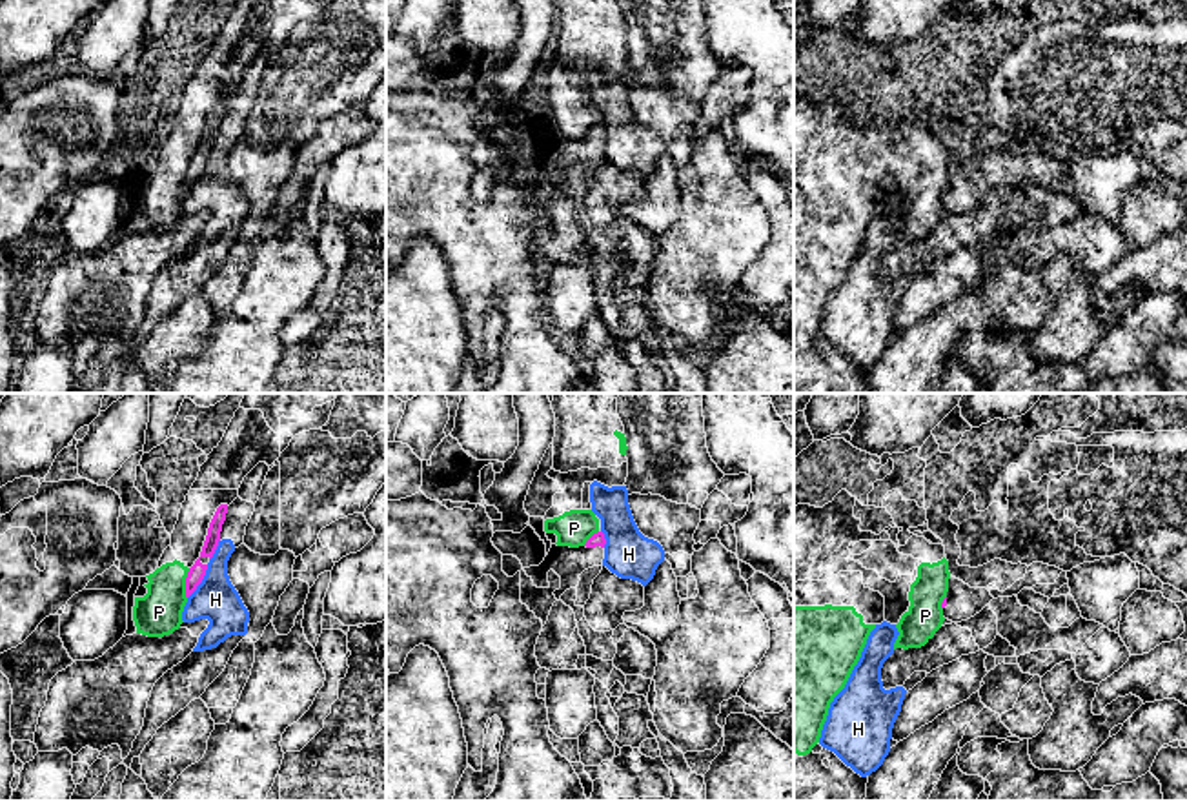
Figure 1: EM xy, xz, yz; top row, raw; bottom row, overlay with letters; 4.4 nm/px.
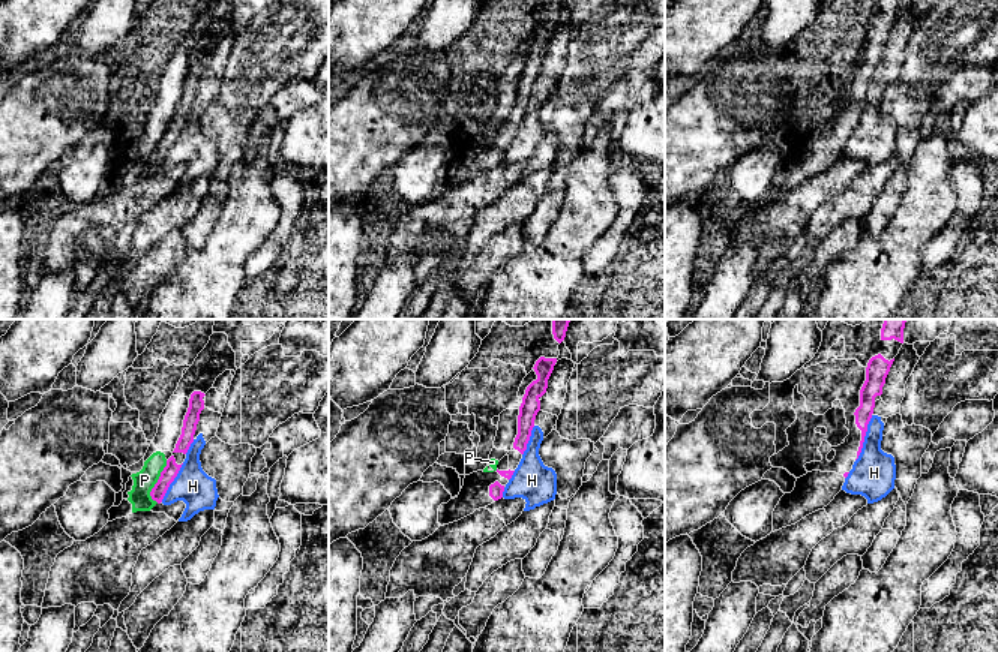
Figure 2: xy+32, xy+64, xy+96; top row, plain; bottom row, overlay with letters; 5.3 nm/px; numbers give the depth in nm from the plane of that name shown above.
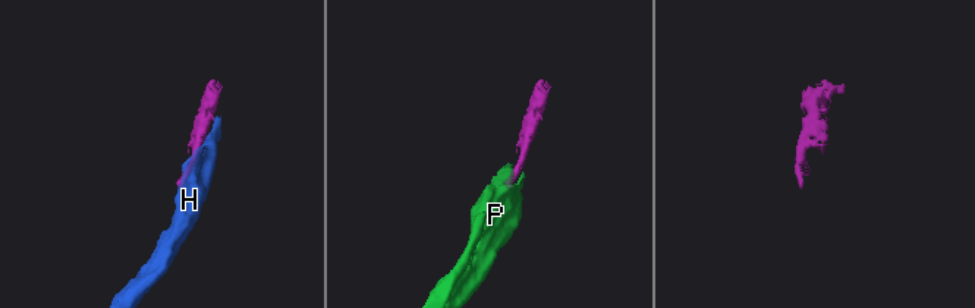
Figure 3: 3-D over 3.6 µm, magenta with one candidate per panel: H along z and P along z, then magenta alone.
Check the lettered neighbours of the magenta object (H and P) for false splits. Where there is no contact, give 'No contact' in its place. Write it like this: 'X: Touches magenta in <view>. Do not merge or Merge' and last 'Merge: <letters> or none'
H: Touches magenta in xy. Do not merge
P: Touches magenta in xy. Do not merge
Merge: none

